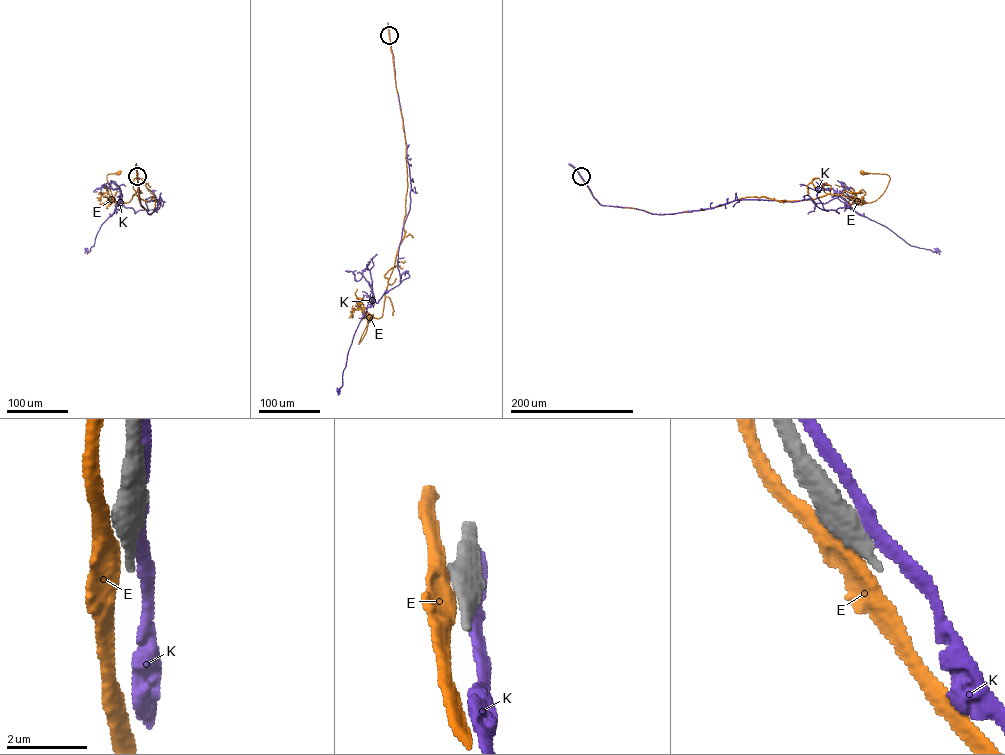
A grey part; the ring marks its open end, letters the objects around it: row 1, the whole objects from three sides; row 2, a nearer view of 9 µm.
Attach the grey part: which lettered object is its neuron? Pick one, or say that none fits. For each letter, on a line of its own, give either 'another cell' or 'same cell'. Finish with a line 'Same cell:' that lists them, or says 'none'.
E: another cell
K: another cell
Same cell: none

